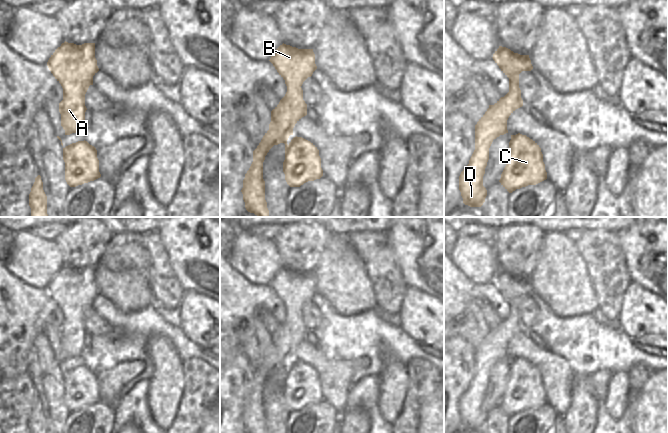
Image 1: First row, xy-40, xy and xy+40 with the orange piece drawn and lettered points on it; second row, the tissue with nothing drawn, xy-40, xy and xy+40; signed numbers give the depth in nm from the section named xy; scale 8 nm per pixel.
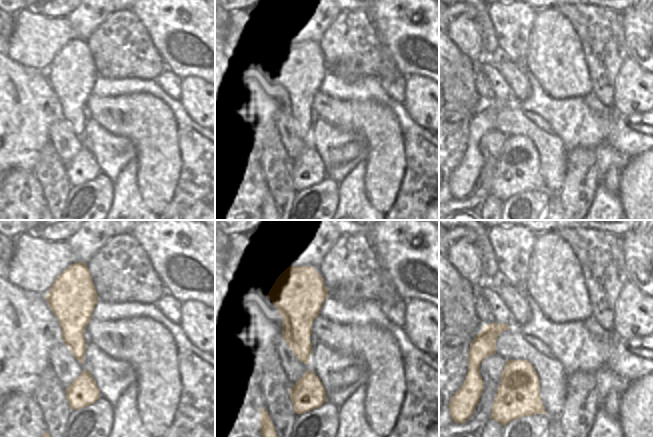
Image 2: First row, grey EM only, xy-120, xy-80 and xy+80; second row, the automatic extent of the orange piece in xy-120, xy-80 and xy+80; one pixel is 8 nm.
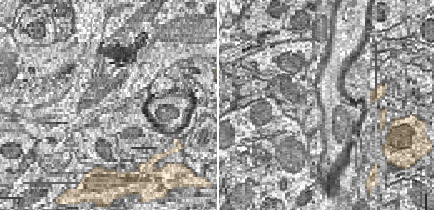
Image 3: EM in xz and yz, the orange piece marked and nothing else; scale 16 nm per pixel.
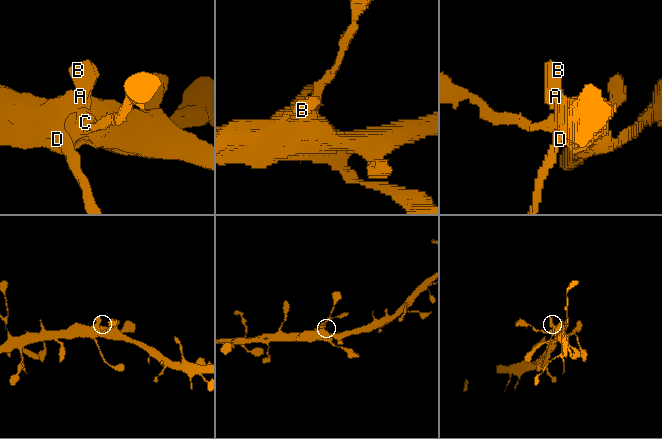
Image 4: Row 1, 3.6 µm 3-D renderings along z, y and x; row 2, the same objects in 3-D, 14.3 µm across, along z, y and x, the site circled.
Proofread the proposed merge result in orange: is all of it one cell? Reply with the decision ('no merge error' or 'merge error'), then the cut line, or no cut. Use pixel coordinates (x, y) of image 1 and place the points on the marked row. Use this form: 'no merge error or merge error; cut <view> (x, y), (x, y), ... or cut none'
no merge error; cut none

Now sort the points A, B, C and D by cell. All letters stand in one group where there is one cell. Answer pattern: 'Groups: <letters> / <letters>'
Groups: A B C D

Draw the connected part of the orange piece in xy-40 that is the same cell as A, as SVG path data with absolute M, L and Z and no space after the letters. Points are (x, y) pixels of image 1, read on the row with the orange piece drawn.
M64 42L51 55L47 66L55 79L63 88L63 100L59 103L61 126L65 135L79 133L85 124L85 94L90 85L93 85L93 76L99 71L95 58L95 43L76 45Z

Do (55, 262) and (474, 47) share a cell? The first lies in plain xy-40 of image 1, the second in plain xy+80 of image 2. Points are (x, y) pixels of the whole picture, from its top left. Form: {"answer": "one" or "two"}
{"answer": "one"}

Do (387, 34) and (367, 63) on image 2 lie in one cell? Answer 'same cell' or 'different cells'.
different cells

